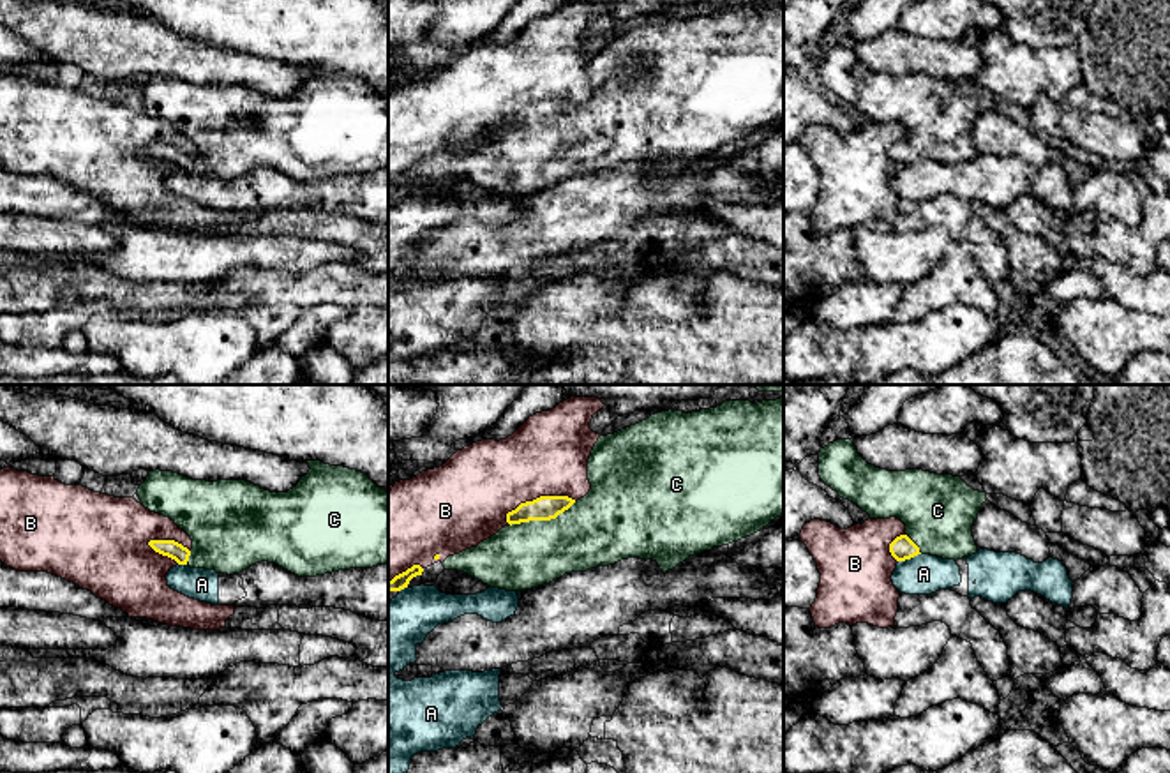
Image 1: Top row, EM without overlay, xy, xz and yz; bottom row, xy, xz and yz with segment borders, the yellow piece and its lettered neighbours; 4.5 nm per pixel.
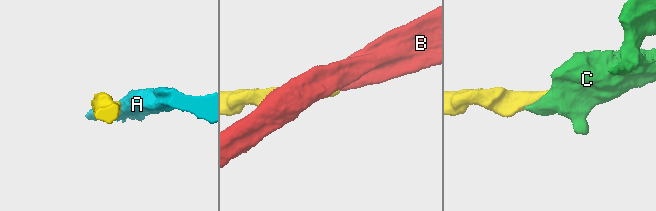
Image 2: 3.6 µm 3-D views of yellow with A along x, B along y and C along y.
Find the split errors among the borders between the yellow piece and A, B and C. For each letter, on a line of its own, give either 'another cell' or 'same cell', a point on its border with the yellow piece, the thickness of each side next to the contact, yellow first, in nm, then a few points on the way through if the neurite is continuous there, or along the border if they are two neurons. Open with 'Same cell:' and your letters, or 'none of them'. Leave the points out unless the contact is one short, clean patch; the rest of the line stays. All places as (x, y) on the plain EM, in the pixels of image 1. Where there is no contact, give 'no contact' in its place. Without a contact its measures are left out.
Same cell: C
A: another cell | yz (909, 163) | 110/190 nm
B: another cell | xz (537, 103) | 110/360 nm
C: same cell | xz (542, 124) | 110/320 nm

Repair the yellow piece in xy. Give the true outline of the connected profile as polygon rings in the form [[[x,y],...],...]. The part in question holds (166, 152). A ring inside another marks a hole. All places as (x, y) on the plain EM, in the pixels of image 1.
[[[305,65],[309,78],[288,97],[270,97],[245,85],[192,85],[173,76],[148,76],[139,90],[141,109],[169,122],[191,145],[189,155],[175,145],[148,150],[178,169],[240,178],[268,166],[298,182],[388,169],[388,97],[365,78],[321,65]]]

